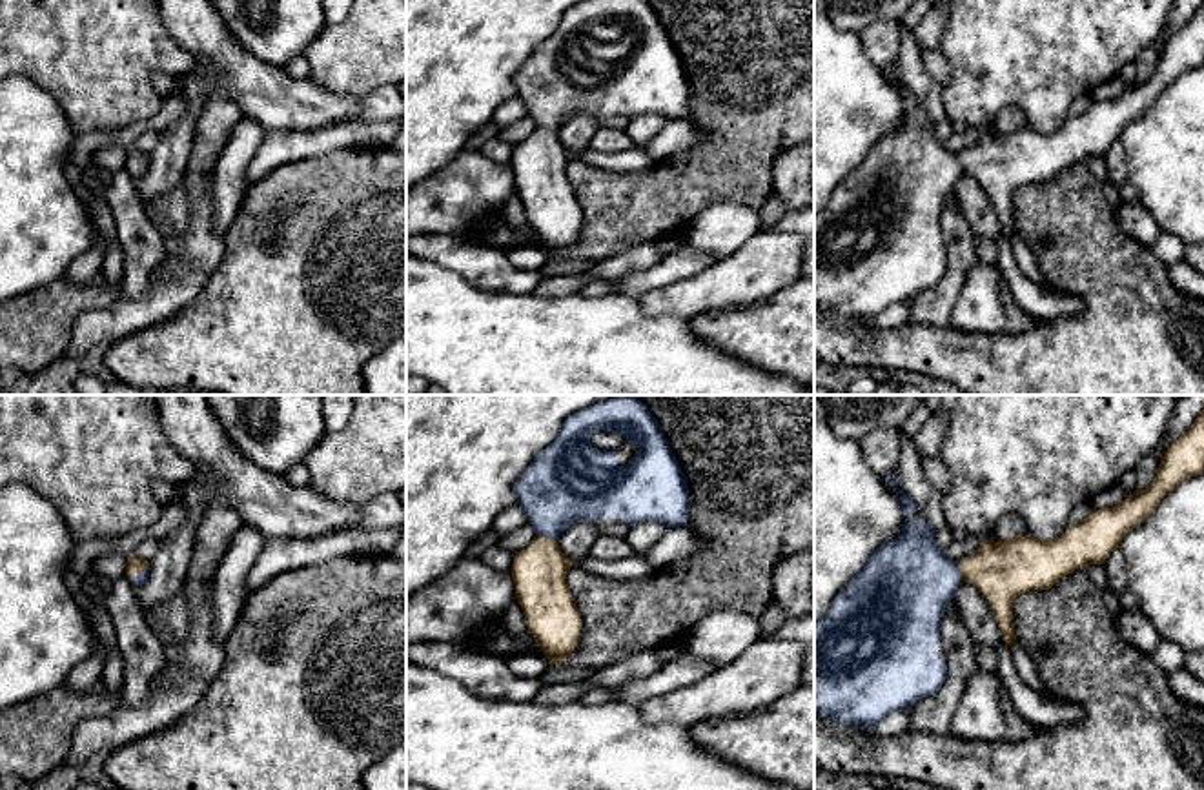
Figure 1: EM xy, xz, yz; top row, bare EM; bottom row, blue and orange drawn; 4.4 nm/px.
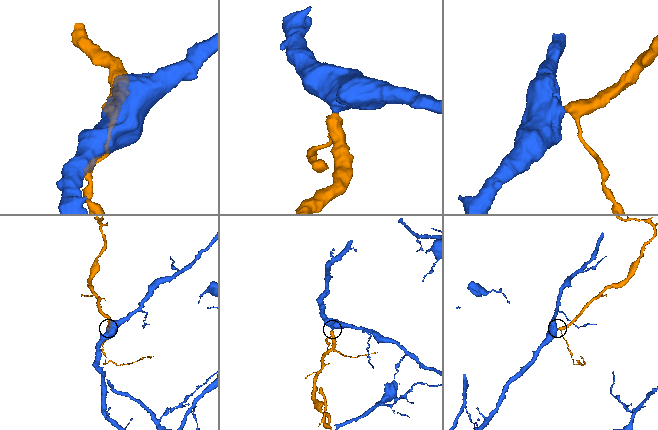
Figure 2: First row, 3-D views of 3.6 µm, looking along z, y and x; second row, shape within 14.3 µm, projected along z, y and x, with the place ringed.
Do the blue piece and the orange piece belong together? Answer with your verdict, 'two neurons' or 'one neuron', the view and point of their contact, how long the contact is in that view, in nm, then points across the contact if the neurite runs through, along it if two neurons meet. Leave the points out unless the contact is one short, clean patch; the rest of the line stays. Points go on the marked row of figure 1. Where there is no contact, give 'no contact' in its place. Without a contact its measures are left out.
one neuron; meets blue in xy at (139, 572); contact 110 nm long; runs through xy (141, 577), (139, 572), (133, 565)

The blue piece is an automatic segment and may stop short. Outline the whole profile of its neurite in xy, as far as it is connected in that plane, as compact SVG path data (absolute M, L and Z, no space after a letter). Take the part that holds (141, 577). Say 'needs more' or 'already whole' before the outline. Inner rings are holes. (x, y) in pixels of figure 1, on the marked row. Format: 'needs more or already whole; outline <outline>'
needs more; outline M131 553L126 562L126 577L133 582L133 586L142 586L146 584L148 575L149 562Z

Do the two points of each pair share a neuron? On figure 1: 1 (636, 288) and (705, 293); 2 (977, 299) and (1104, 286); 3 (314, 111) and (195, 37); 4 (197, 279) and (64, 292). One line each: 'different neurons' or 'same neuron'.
1: different neurons
2: different neurons
3: same neuron
4: different neurons

